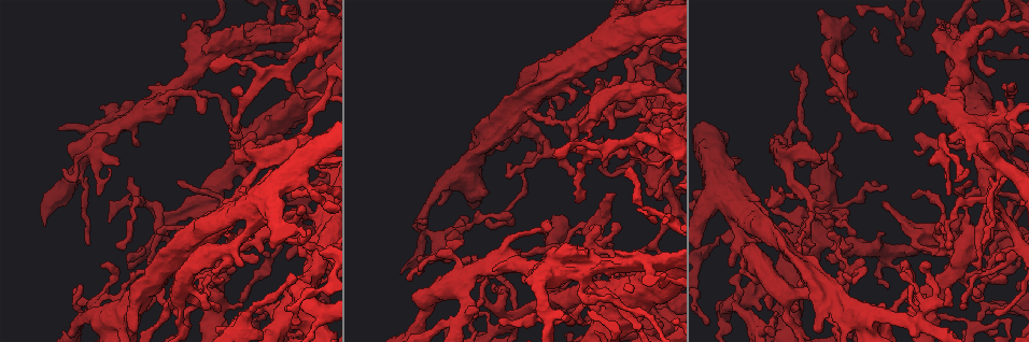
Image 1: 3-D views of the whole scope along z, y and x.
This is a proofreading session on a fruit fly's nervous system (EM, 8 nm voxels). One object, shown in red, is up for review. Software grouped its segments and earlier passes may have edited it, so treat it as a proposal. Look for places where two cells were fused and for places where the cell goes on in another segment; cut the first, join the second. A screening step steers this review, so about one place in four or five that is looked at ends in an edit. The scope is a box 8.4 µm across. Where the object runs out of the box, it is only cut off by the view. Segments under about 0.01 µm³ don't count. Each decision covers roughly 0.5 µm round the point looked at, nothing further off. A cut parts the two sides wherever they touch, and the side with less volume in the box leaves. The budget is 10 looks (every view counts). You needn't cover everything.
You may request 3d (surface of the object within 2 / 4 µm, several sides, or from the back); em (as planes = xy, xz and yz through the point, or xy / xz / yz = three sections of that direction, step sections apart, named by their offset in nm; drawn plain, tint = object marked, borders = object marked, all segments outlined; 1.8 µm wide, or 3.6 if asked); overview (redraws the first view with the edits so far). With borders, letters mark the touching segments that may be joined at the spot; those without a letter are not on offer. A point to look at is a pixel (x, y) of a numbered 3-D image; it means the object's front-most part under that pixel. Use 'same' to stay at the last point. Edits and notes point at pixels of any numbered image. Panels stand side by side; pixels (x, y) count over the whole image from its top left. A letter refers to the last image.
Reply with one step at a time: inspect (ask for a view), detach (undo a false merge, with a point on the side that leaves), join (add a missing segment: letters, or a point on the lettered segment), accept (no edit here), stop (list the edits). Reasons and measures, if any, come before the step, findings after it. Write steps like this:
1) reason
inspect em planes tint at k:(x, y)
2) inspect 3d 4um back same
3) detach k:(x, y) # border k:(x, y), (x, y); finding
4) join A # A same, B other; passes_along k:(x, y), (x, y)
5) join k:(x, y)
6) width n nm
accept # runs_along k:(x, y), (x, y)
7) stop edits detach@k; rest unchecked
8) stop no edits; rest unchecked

sudden change in width
inspect 3d 2um back at 1:(549, 84)

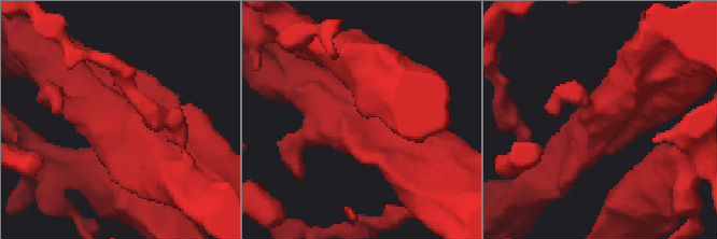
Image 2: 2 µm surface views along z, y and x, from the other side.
need the tissue
inspect em xz step 16 tint at 2:(122, 115)

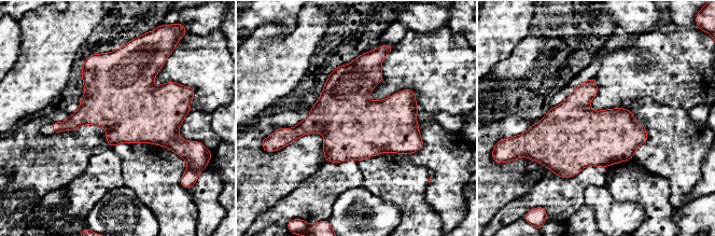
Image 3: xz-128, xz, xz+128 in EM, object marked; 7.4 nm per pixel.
cut it another way
inspect em xy step 16 borders same

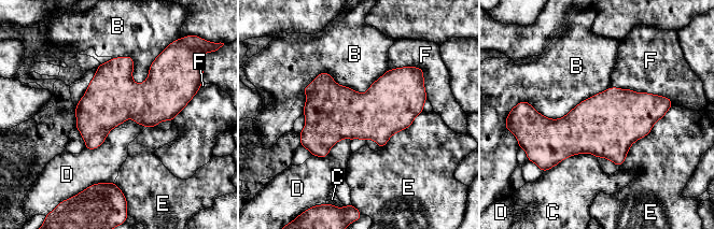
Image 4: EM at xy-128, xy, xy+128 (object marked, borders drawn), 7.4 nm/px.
width 320 nm
accept # B other, C other, D other, E other, F other; border 4:(146, 127), (127, 118), (85, 148); one cell here

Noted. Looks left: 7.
an open end
inspect em planes borders at 1:(249, 238)

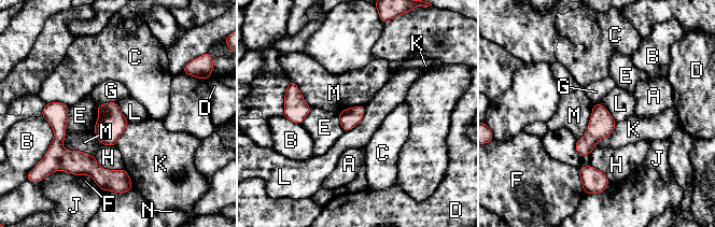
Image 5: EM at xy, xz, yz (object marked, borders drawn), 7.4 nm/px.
accept # A other, B other, C other, D other, E other, F other, G other, H other, J other, K other, L other, M other, N other; border 5:(365, 105), (362, 118), (345, 131); no lettered segment goes on from it

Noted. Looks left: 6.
inspect 3d 4um back at 1:(506, 223)

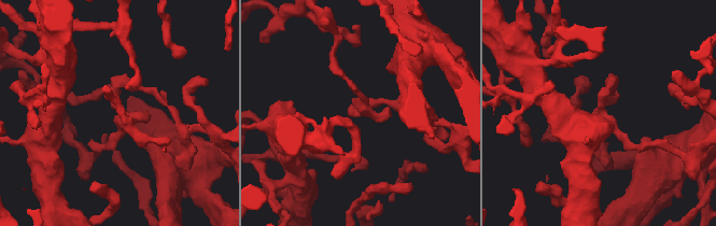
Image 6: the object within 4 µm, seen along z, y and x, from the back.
need the tissue
inspect em xz step 8 tint at 6:(601, 111)

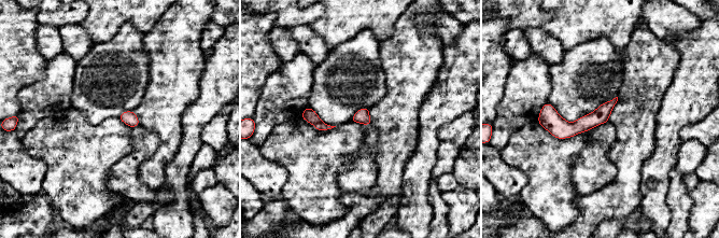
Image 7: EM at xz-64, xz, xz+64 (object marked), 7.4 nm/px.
inspect em planes borders same

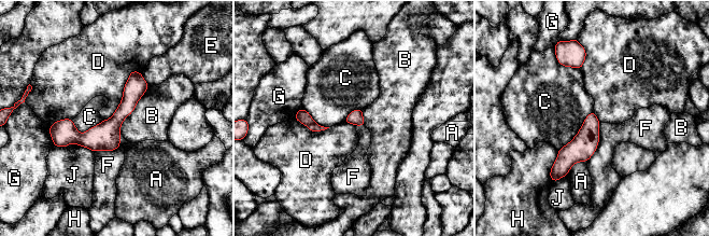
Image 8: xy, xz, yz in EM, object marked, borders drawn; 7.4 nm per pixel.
longest_contact D 460 nm
accept # A other, B other, C other, D other, E other, F other, G other, H other, J other; all the same cell

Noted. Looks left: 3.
narrows sharply
inspect 3d 4um at 1:(959, 254)

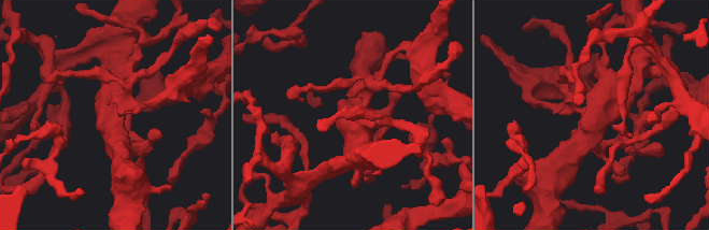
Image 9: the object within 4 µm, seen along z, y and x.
shape alone is not enough
inspect em planes tint at 9:(591, 113)

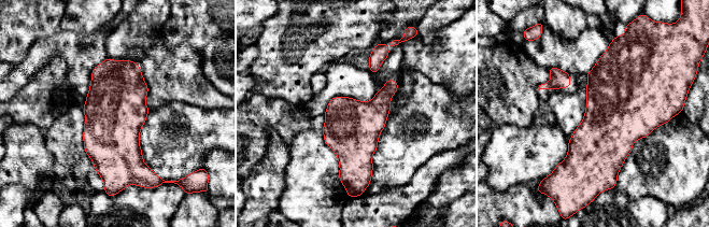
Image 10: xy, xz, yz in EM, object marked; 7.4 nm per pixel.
inspect em planes borders same

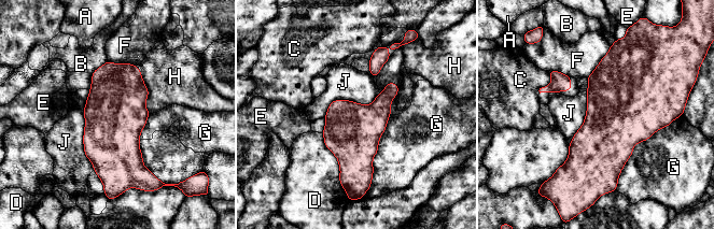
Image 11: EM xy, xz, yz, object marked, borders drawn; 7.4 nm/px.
accept # A other, B other, C other, D other, E other, F other, G other, H other, J other; border 11:(379, 92), (323, 117); all the same cell

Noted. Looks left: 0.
stop no edits; rest unchecked

